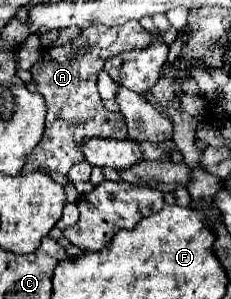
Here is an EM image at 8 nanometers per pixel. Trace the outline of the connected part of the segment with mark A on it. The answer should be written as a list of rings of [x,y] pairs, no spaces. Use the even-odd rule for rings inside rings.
[[[129,21],[121,27],[103,27],[93,25],[81,31],[81,35],[61,47],[49,47],[41,53],[41,59],[31,67],[33,81],[29,83],[31,91],[43,95],[47,103],[47,121],[45,133],[39,145],[31,151],[23,171],[51,169],[61,175],[67,175],[75,163],[83,161],[83,155],[77,151],[77,143],[85,137],[115,137],[125,139],[127,127],[125,117],[107,111],[97,93],[97,75],[103,69],[103,63],[111,55],[119,55],[131,49],[143,49],[151,43],[151,33],[141,27],[139,21]]]

